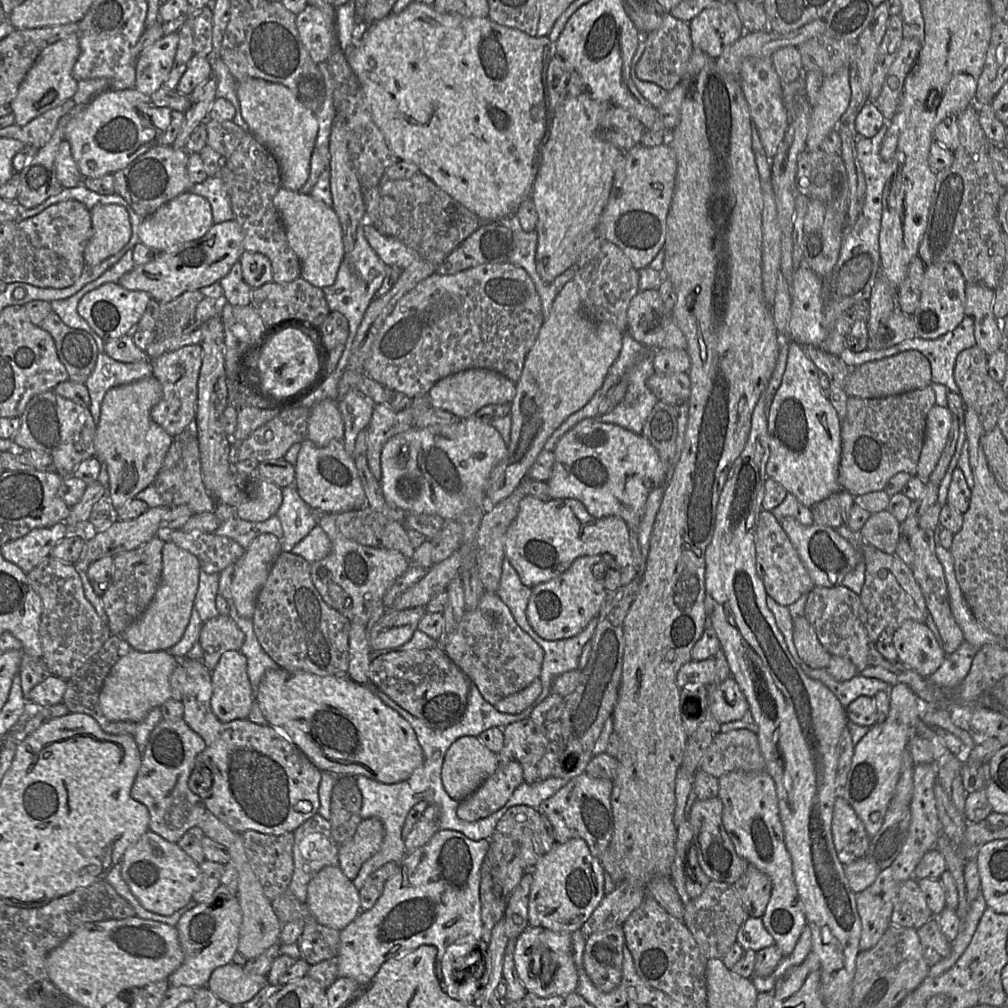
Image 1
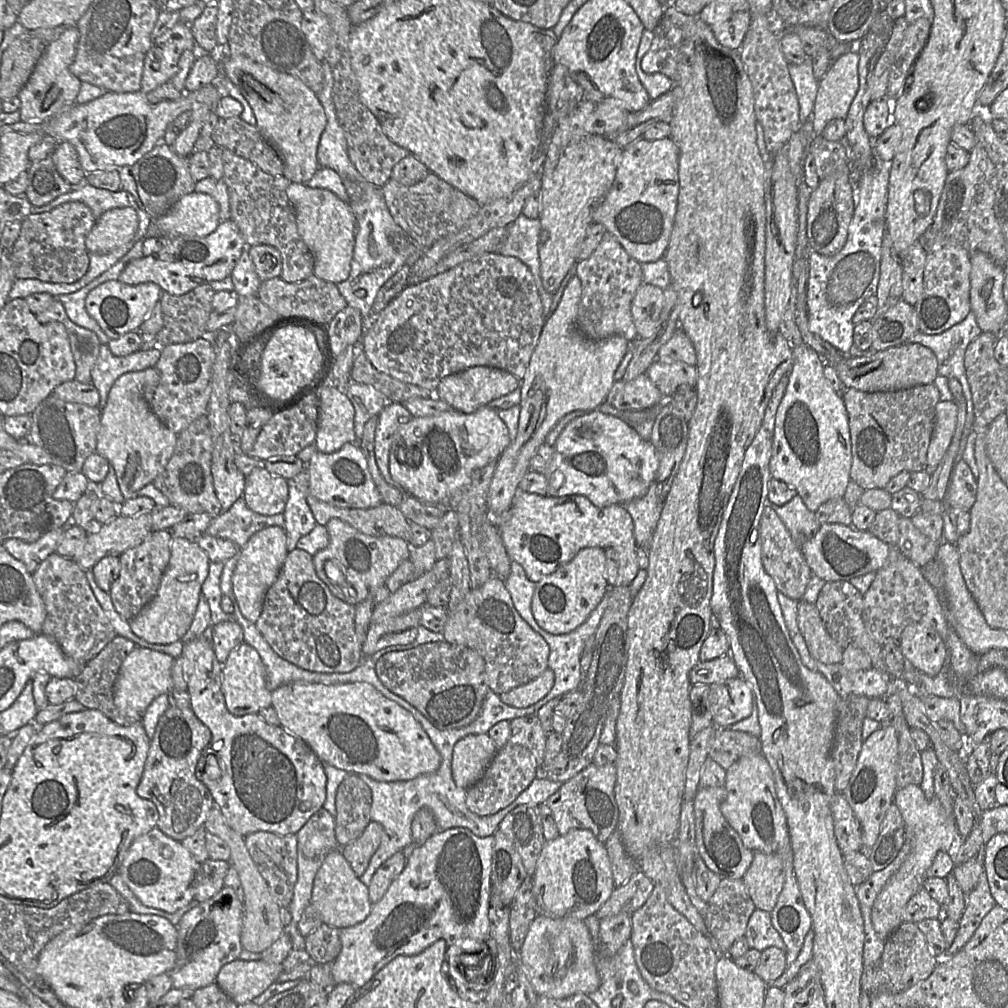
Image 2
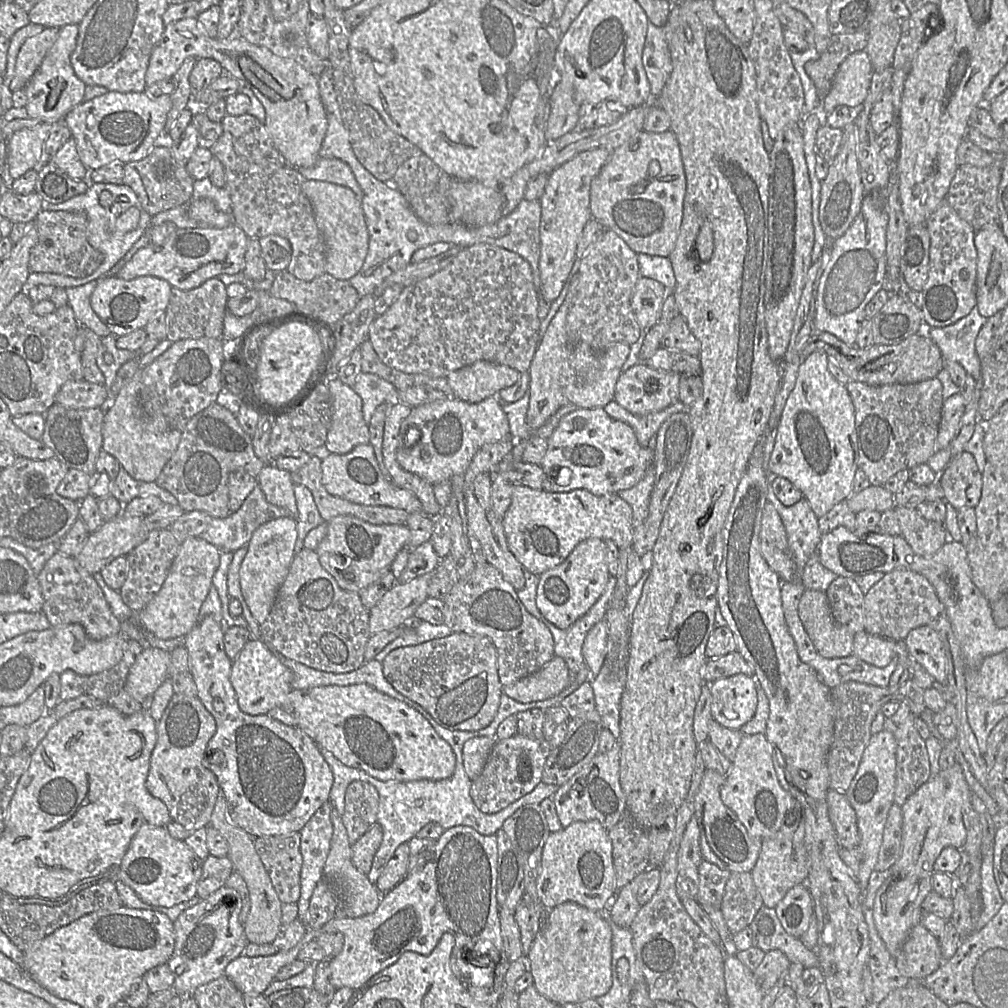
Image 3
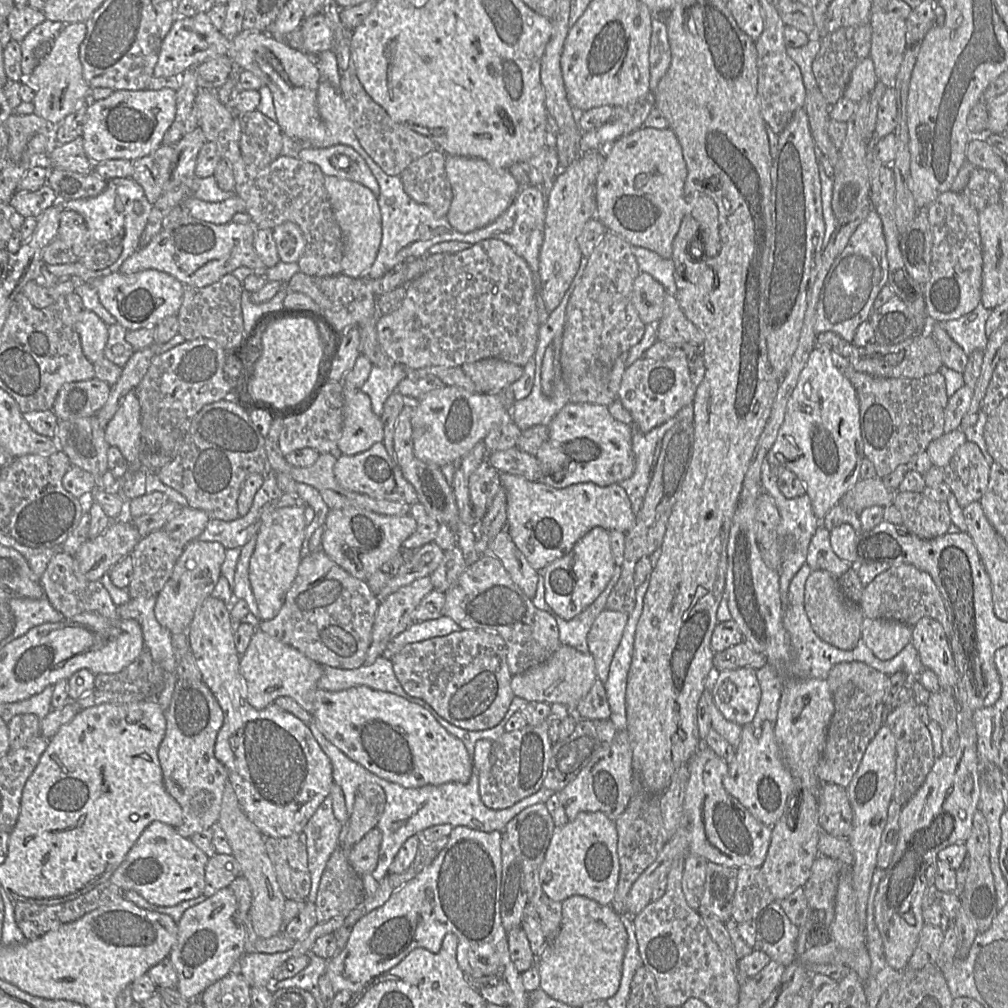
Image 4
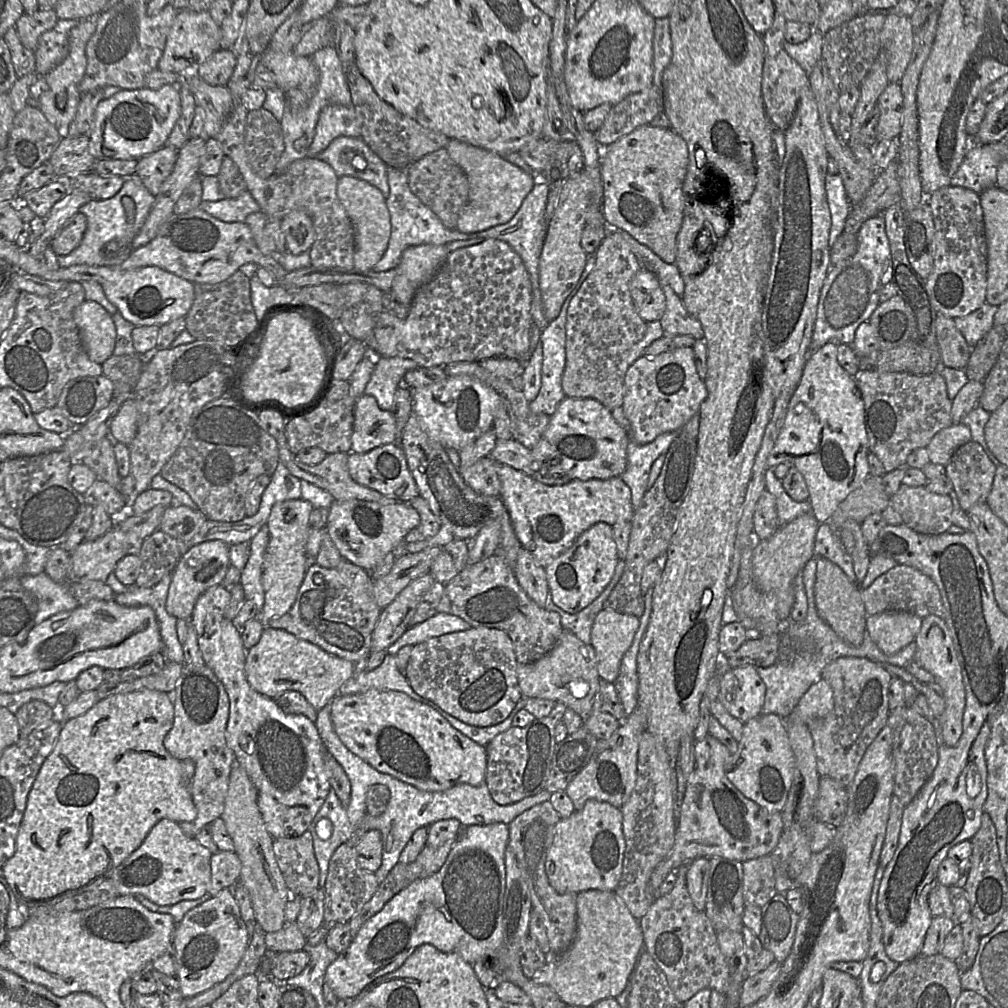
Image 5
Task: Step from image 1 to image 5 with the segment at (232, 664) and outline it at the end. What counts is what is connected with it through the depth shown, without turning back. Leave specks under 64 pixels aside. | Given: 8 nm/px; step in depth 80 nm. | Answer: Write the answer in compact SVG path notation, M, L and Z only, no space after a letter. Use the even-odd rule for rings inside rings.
M265 627L259 642L247 651L245 660L247 681L255 691L274 700L286 691L300 692L317 712L331 703L338 695L340 687L356 671L357 666L354 663L329 654L320 647L298 639L285 630L270 627Z

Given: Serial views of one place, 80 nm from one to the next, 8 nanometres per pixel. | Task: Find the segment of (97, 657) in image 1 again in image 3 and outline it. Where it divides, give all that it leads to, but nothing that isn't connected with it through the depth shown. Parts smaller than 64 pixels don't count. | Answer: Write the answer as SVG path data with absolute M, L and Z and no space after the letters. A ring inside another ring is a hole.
M128 640L122 659L114 667L87 677L85 695L92 696L124 715L134 714L144 708L126 691L125 684L130 668L144 650L137 641Z

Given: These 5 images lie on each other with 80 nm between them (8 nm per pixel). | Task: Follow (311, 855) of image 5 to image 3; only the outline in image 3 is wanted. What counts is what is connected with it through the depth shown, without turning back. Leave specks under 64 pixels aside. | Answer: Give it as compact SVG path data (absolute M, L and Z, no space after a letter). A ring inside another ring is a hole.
M300 832L287 836L261 836L254 839L254 846L282 904L297 903L301 894L300 873L302 855Z

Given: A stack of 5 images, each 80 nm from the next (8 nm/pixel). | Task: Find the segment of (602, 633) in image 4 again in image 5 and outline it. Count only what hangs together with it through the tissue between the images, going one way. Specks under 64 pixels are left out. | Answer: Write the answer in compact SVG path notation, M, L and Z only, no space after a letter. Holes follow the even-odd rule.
M602 609L592 625L590 644L596 654L599 677L614 683L619 674L621 660L633 643L640 625L640 618L619 613L612 609Z

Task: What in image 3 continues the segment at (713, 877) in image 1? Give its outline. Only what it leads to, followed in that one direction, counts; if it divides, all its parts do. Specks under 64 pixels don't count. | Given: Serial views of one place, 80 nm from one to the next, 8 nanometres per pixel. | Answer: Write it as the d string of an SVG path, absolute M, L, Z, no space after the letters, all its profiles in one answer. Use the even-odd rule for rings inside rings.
M705 769L694 800L693 817L699 828L700 853L703 859L729 872L751 872L755 866L763 839L750 836L732 810L721 800L721 788L726 776Z

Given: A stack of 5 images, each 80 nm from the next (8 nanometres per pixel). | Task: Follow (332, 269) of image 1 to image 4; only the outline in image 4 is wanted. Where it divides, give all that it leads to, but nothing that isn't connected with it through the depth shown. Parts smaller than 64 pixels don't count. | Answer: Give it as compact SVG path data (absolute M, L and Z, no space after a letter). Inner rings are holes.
M326 176L324 184L343 236L341 274L353 278L365 276L376 259L382 239L381 212L377 196L367 187L350 180Z

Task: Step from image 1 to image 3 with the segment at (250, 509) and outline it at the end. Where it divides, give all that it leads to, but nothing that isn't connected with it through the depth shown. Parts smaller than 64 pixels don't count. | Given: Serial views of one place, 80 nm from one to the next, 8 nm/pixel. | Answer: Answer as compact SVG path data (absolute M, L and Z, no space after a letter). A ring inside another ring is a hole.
M265 464L257 478L266 500L276 506L288 509L297 520L297 506L294 494L295 483L291 473L278 469L274 464Z

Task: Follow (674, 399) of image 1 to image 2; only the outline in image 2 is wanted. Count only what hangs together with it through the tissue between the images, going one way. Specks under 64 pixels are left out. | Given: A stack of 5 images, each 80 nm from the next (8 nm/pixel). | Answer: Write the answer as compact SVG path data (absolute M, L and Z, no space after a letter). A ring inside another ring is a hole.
M655 360L645 373L664 398L671 398L680 386L696 388L697 369L695 365L680 361L666 363Z

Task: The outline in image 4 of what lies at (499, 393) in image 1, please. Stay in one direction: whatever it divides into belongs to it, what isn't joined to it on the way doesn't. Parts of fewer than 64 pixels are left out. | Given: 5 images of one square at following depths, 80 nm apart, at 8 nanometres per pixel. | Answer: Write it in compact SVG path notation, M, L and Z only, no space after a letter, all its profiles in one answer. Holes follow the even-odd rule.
M497 358L463 364L463 371L475 385L476 393L499 394L523 374L523 367Z

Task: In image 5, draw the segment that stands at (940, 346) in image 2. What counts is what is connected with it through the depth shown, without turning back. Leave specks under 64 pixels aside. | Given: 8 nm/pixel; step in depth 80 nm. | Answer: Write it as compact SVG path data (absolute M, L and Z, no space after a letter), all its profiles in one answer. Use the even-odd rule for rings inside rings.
M984 303L977 310L955 319L956 327L969 346L974 347L994 326L998 306Z

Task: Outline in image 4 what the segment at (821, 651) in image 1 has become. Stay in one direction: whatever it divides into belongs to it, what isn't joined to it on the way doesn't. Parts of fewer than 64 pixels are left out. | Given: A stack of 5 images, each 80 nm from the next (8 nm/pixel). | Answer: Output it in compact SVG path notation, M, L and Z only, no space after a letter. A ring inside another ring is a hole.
M826 570L810 573L804 590L804 608L814 632L825 642L841 649L854 649L861 638L864 615L860 604L845 598L836 578Z

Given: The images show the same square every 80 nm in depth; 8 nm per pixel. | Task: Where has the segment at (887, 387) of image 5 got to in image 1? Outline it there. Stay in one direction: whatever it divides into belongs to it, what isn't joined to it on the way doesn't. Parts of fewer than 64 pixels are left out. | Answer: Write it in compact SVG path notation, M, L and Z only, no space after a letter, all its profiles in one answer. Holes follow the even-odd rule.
M932 385L879 398L849 397L846 417L842 421L841 428L842 455L839 483L842 489L857 497L884 490L889 480L899 472L914 475L924 443L927 415L935 404L936 395Z

